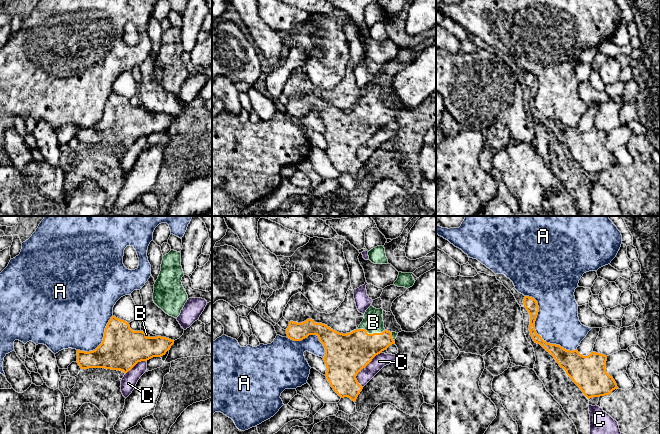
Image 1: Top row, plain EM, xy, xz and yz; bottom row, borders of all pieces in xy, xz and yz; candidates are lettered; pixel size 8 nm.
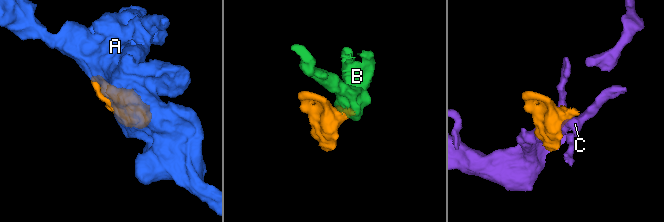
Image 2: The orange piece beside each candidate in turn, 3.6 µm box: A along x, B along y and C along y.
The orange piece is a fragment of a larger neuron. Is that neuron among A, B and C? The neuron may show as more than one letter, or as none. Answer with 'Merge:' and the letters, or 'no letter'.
Merge: B

